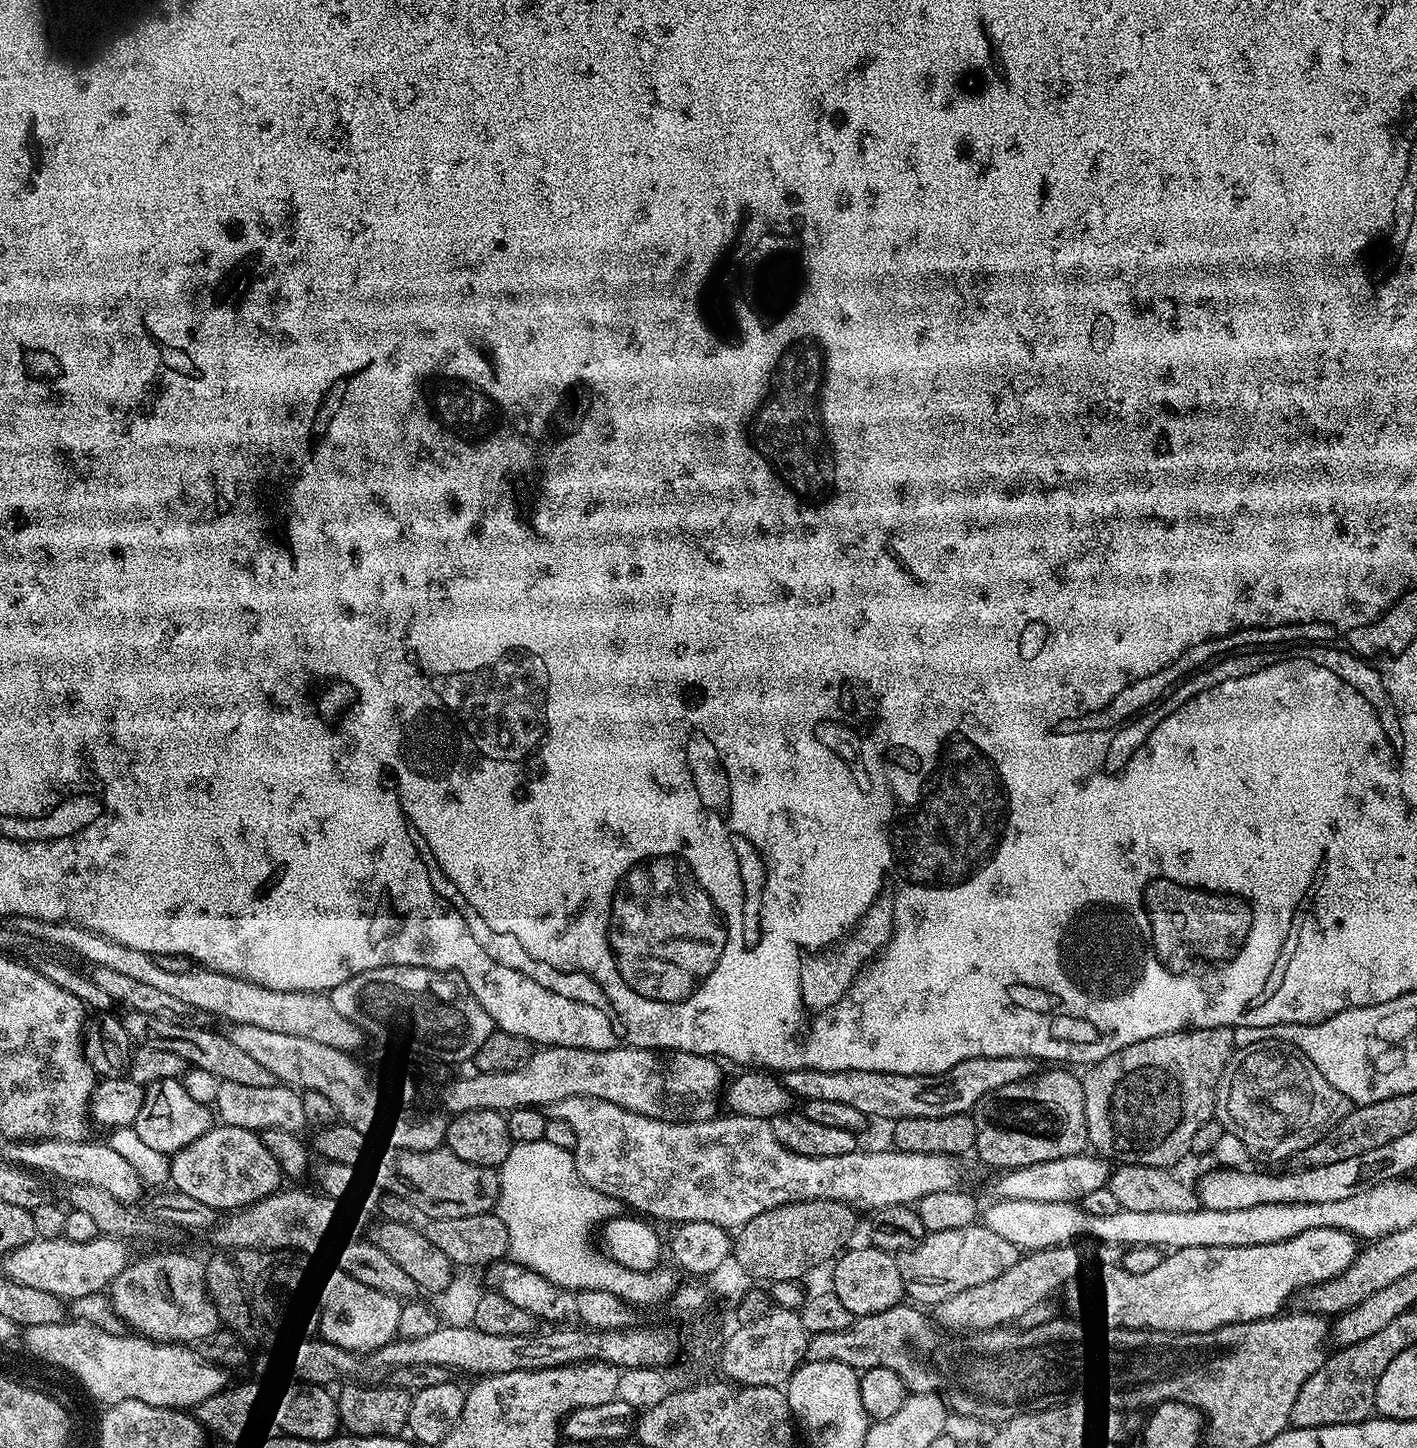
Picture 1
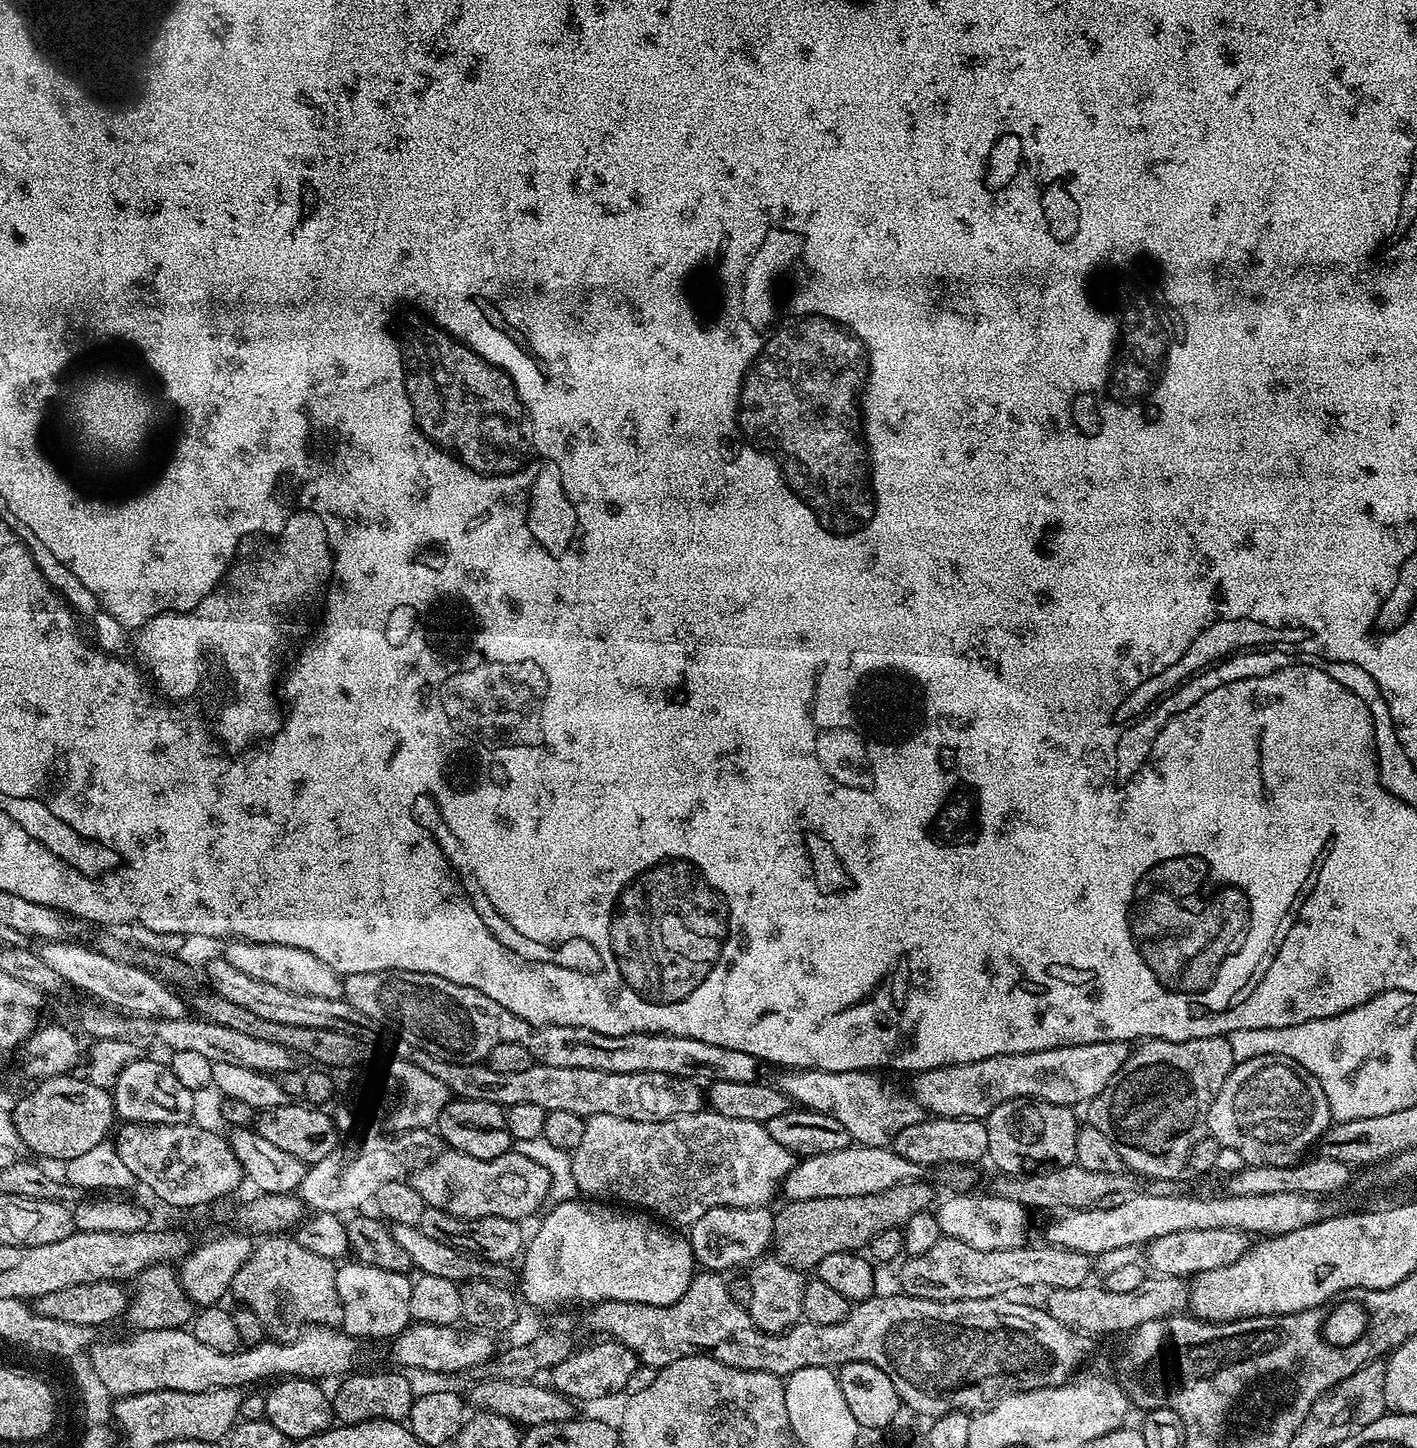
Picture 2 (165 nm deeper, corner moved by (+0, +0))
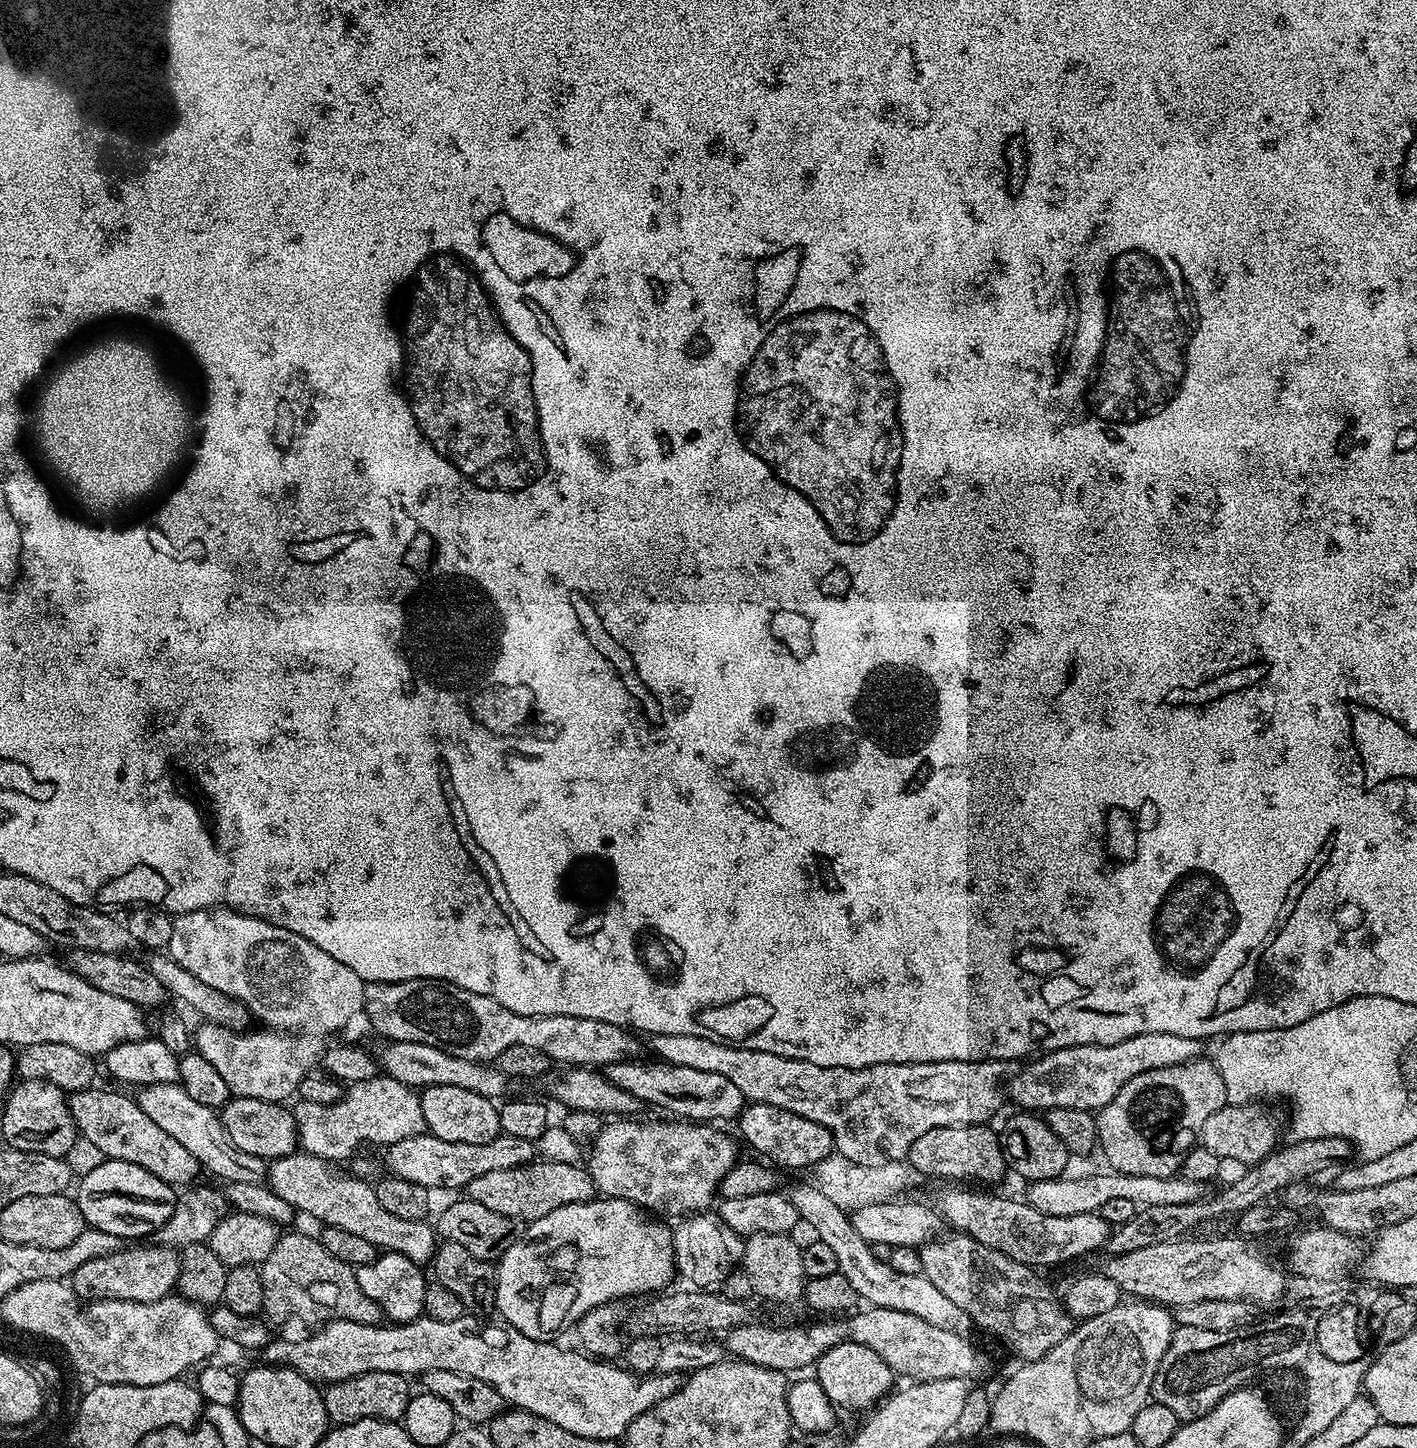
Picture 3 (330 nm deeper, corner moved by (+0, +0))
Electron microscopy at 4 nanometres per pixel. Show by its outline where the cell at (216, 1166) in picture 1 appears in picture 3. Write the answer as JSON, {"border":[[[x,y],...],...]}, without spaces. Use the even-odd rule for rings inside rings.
{"border":[[[93,1086],[71,1093],[67,1101],[77,1133],[94,1142],[104,1158],[134,1162],[134,1166],[150,1170],[154,1178],[162,1178],[162,1182],[173,1186],[191,1185],[191,1180],[196,1175],[201,1175],[198,1158],[194,1158],[194,1154],[190,1154],[190,1150],[178,1142],[178,1138],[170,1138],[166,1130],[160,1129],[155,1122],[150,1122],[150,1118],[146,1118],[131,1095],[123,1096],[120,1092],[107,1092],[104,1088]]]}

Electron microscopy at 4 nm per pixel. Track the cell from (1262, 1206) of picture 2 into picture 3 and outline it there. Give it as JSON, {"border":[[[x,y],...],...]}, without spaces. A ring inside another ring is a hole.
{"border":[[[976,1190],[980,1192],[944,1192],[940,1196],[940,1204],[938,1203],[938,1211],[943,1217],[945,1221],[949,1225],[952,1224],[957,1233],[963,1234],[965,1236],[969,1236],[970,1238],[974,1238],[978,1242],[982,1242],[986,1246],[990,1246],[994,1250],[998,1250],[1002,1254],[1006,1254],[1010,1258],[1014,1258],[1018,1262],[1022,1262],[1023,1264],[1031,1264],[1035,1266],[1037,1269],[1045,1270],[1044,1268],[1048,1268],[1051,1264],[1064,1264],[1067,1260],[1076,1260],[1079,1256],[1084,1256],[1087,1252],[1096,1252],[1105,1247],[1108,1242],[1108,1238],[1110,1235],[1110,1226],[1107,1224],[1104,1219],[1101,1218],[1097,1213],[1091,1212],[1090,1214],[1070,1214],[1069,1216],[1055,1216],[1054,1214],[1042,1214],[1042,1210],[1036,1210],[1034,1206],[1030,1206],[1023,1199],[1020,1200],[1011,1200],[1008,1196],[987,1196],[987,1191],[984,1190]]]}

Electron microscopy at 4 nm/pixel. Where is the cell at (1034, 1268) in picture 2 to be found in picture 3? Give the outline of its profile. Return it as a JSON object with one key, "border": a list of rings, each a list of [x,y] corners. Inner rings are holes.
{"border":[[[1231,1234],[1232,1236],[1216,1236],[1213,1240],[1188,1240],[1192,1238],[1181,1238],[1171,1240],[1170,1242],[1158,1242],[1158,1246],[1145,1246],[1143,1250],[1130,1250],[1130,1254],[1122,1254],[1121,1256],[1108,1256],[1106,1262],[1108,1265],[1102,1268],[1105,1276],[1114,1278],[1114,1282],[1118,1282],[1121,1293],[1127,1294],[1129,1297],[1145,1302],[1157,1302],[1165,1306],[1173,1306],[1175,1309],[1181,1308],[1186,1304],[1194,1302],[1210,1302],[1211,1300],[1246,1300],[1253,1305],[1261,1306],[1260,1304],[1272,1304],[1275,1300],[1279,1301],[1284,1295],[1284,1282],[1286,1272],[1283,1267],[1280,1268],[1259,1248],[1259,1243],[1253,1242],[1251,1239],[1245,1238],[1239,1234]]]}

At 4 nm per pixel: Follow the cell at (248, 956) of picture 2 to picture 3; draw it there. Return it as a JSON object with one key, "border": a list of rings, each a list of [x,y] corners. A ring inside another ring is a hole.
{"border":[[[226,907],[219,908],[203,908],[197,912],[182,912],[173,919],[173,934],[170,942],[166,947],[167,955],[174,958],[174,962],[178,962],[186,970],[190,970],[190,974],[194,974],[194,978],[198,978],[198,982],[206,982],[206,986],[214,986],[218,990],[222,990],[228,996],[234,996],[237,1000],[241,1000],[247,1006],[249,1012],[257,1021],[265,1020],[272,1028],[296,1028],[296,1032],[252,1032],[253,1030],[233,1030],[223,1028],[217,1024],[201,1023],[201,1028],[194,1032],[194,1048],[202,1054],[202,1058],[206,1058],[206,1062],[210,1062],[210,1066],[214,1066],[214,1070],[218,1070],[218,1075],[226,1081],[226,1086],[230,1086],[233,1096],[241,1096],[242,1098],[262,1098],[263,1100],[274,1100],[277,1102],[287,1101],[287,1096],[295,1097],[299,1083],[305,1078],[306,1073],[321,1063],[326,1047],[324,1036],[328,1036],[331,1032],[340,1032],[352,1019],[358,1017],[364,1011],[364,981],[358,974],[354,974],[354,970],[350,970],[350,966],[342,966],[342,962],[338,962],[338,958],[330,958],[330,954],[326,954],[326,950],[318,950],[318,946],[314,946],[314,942],[310,942],[306,938],[302,938],[302,934],[294,934],[290,930],[286,930],[282,926],[274,926],[265,920],[259,920],[253,916],[243,916],[240,912],[233,912],[232,909]]]}

